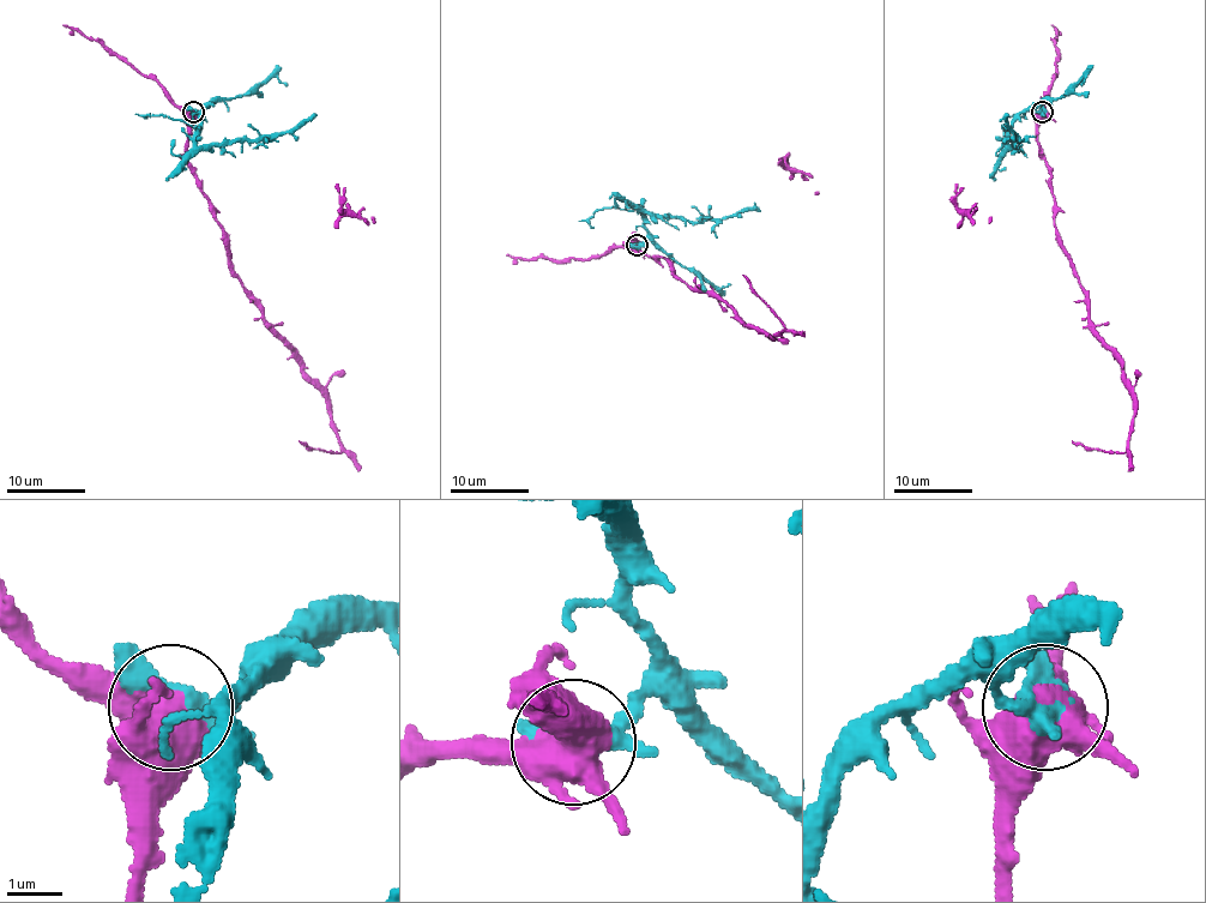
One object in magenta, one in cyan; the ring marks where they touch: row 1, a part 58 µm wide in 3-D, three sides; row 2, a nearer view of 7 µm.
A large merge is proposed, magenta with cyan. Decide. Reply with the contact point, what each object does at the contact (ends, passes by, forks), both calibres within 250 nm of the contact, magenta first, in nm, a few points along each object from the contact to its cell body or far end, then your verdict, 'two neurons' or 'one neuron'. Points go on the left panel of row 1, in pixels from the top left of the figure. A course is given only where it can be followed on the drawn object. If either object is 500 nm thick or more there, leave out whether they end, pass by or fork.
place (193, 112); calibres 600 and 300 nm; course magenta (193, 113), (187, 162), (219, 227), (229, 265), (266, 326), (325, 398), (341, 452), (315, 450), (300, 440); course cyan (193, 113), (205, 108), (198, 144), (261, 140), (294, 132), (317, 114); two neurons

